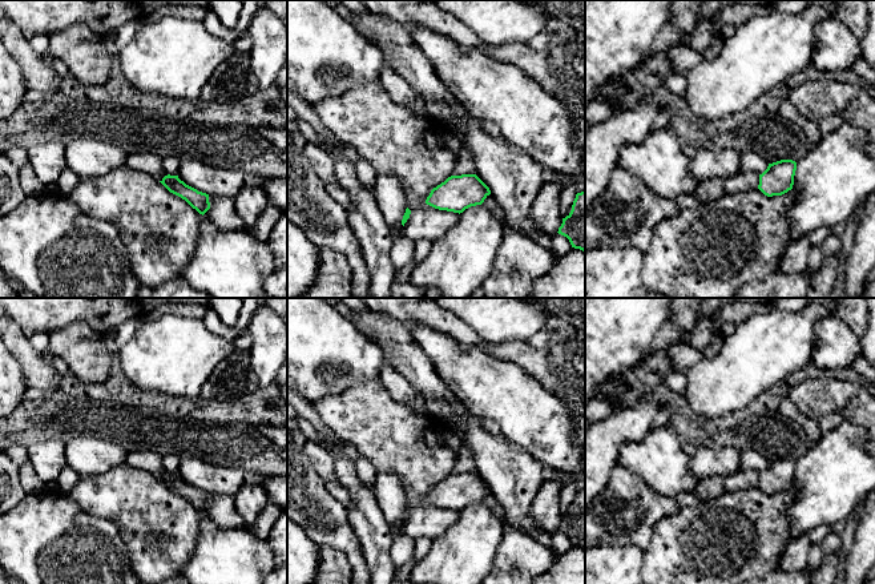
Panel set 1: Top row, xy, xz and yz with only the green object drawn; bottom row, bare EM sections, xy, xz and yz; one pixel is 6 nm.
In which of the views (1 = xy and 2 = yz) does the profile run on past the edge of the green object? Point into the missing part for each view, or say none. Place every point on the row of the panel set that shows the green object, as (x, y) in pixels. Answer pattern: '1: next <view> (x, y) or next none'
1: next none
2: next none

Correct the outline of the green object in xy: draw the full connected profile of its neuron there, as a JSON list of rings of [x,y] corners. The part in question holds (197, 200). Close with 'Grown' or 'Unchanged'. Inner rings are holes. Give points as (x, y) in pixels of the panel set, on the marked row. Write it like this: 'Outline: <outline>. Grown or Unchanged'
Outline: [[[165,176],[160,181],[170,193],[185,200],[199,214],[205,214],[210,209],[209,194],[198,192],[197,189],[186,185],[178,176]]]. Unchanged

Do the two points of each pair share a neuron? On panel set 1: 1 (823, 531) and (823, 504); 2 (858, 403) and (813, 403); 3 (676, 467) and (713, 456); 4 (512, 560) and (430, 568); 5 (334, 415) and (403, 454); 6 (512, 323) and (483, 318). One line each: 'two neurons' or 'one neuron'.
1: two neurons
2: one neuron
3: two neurons
4: two neurons
5: one neuron
6: one neuron

